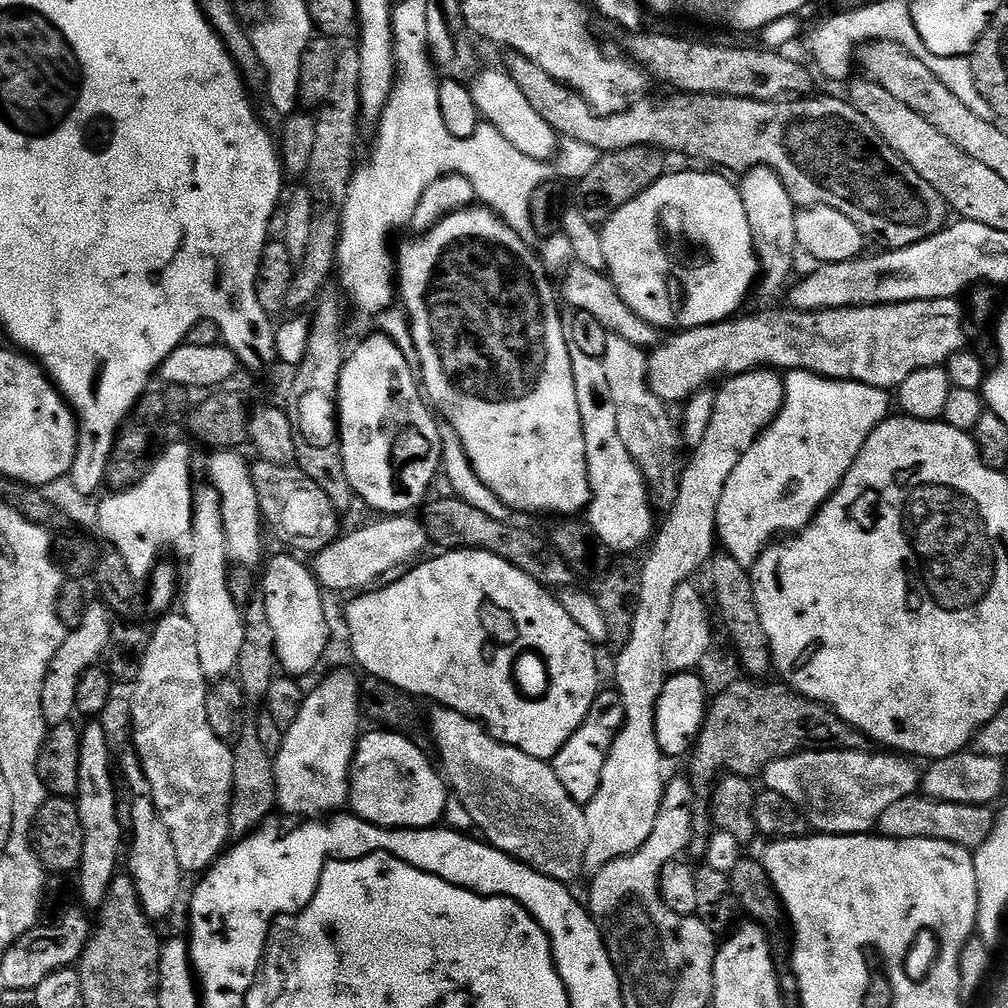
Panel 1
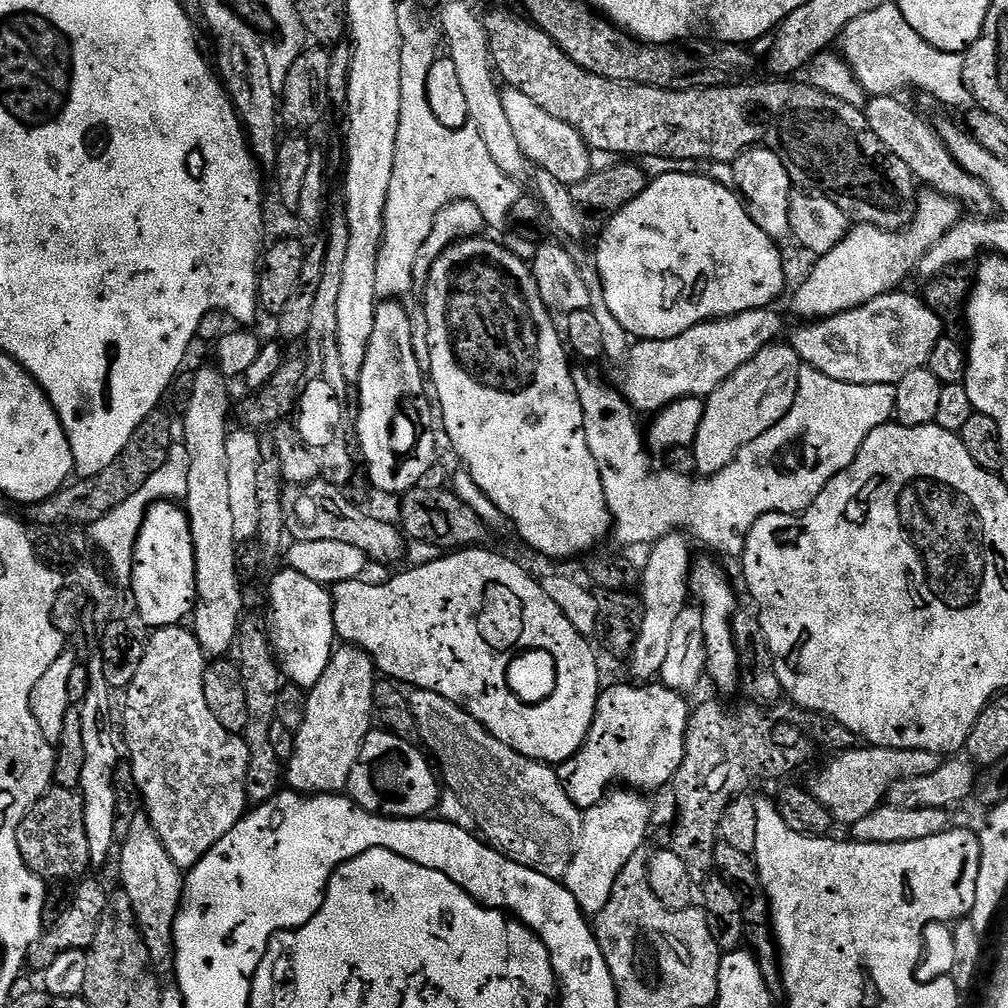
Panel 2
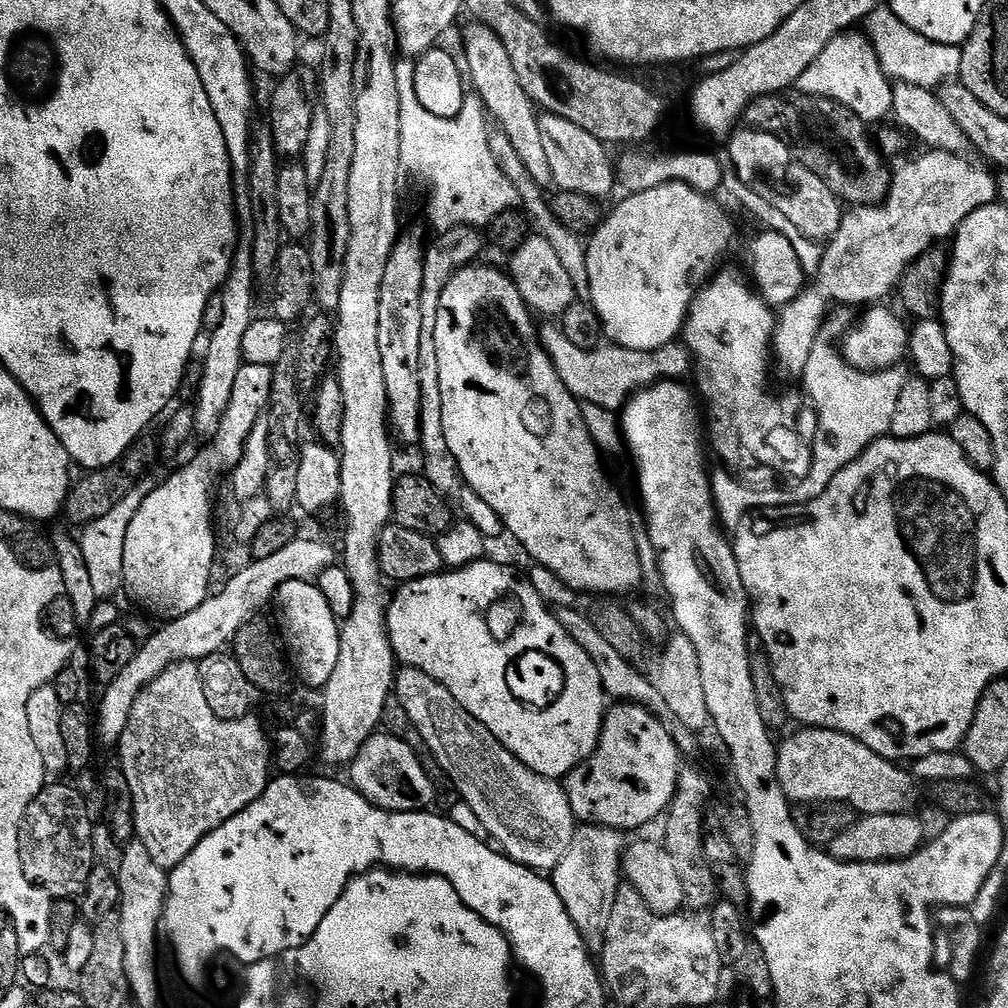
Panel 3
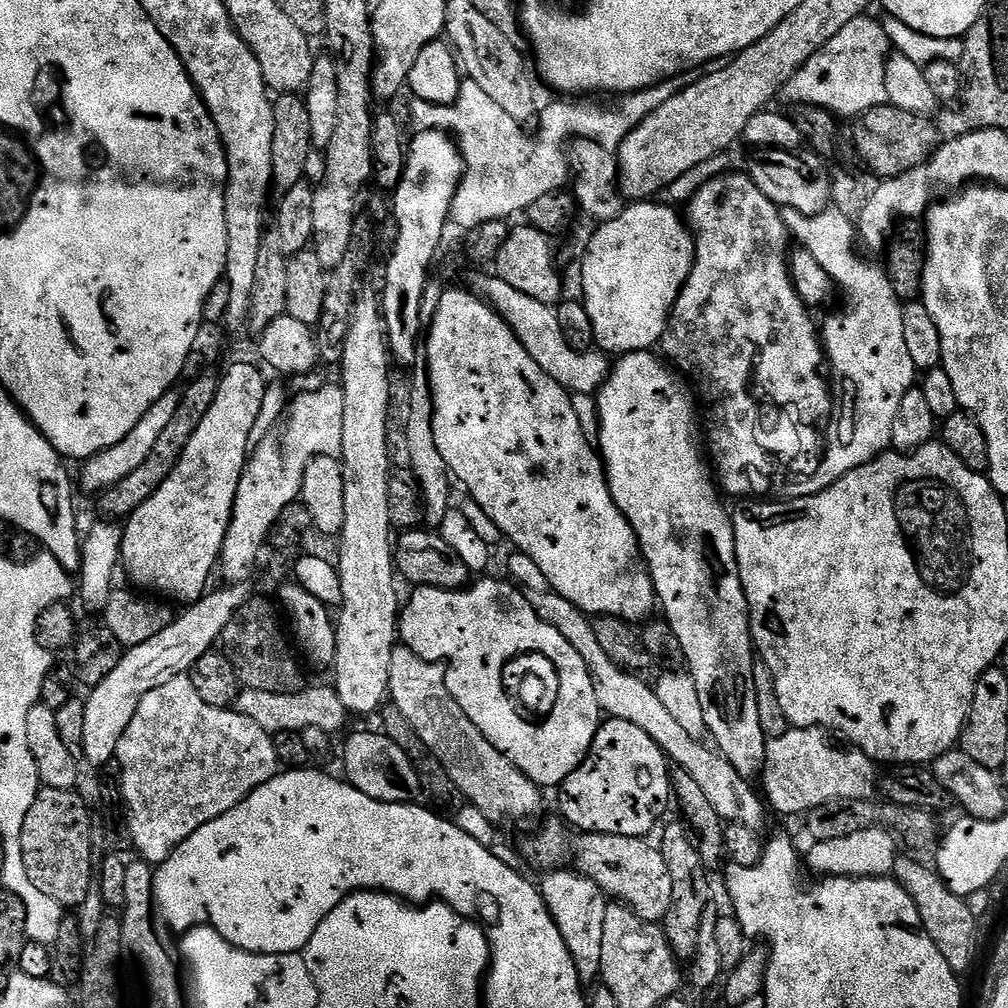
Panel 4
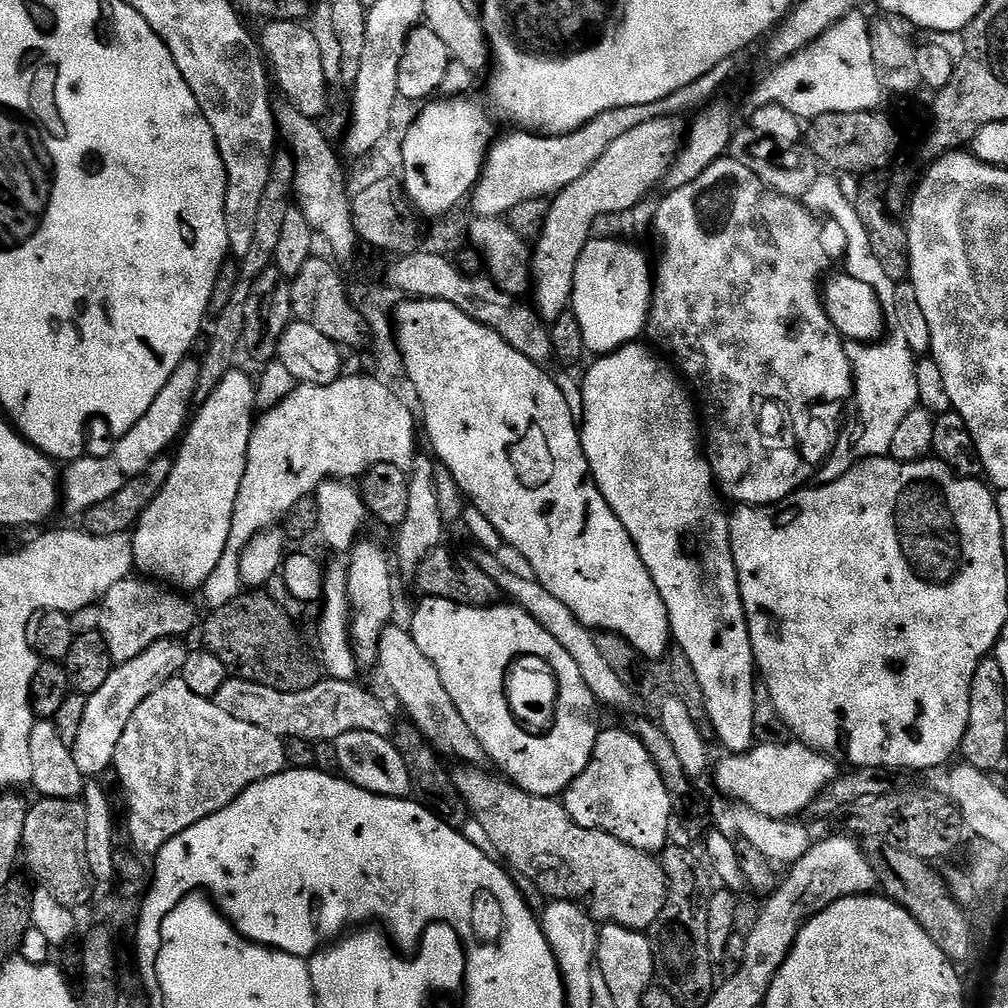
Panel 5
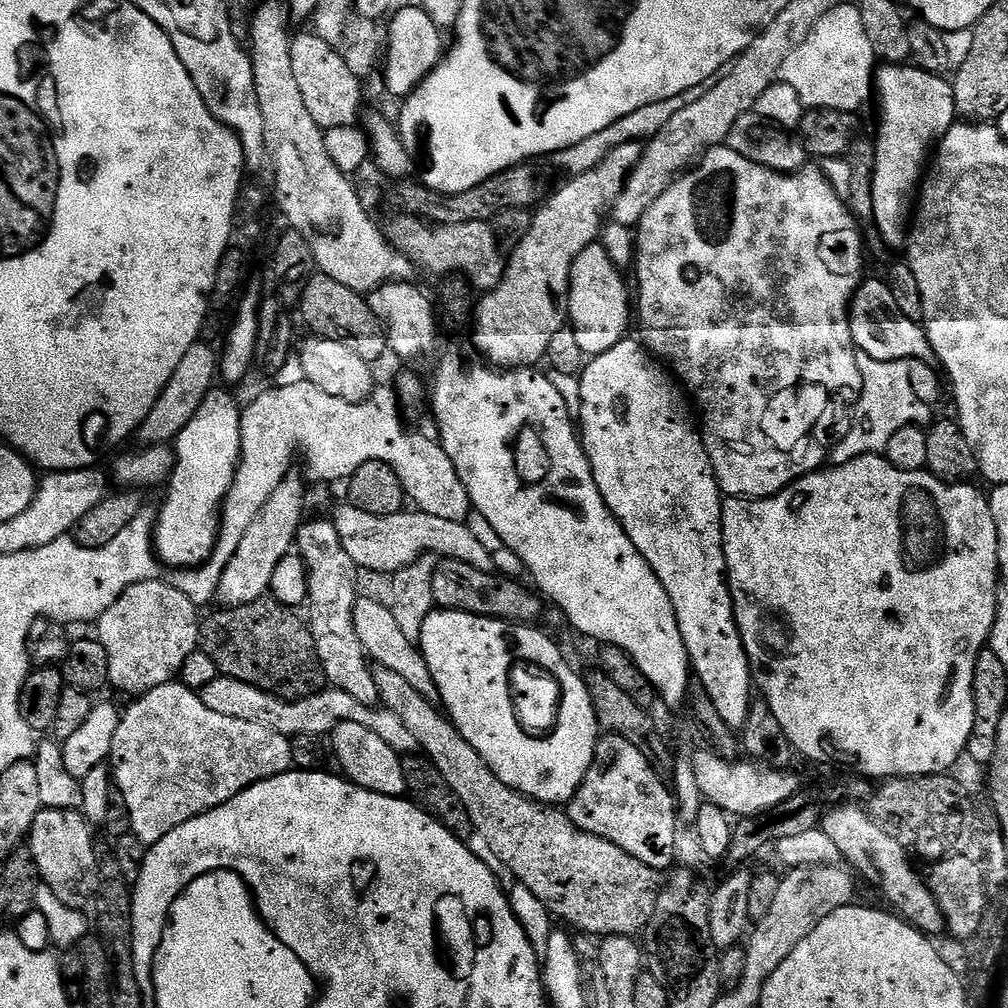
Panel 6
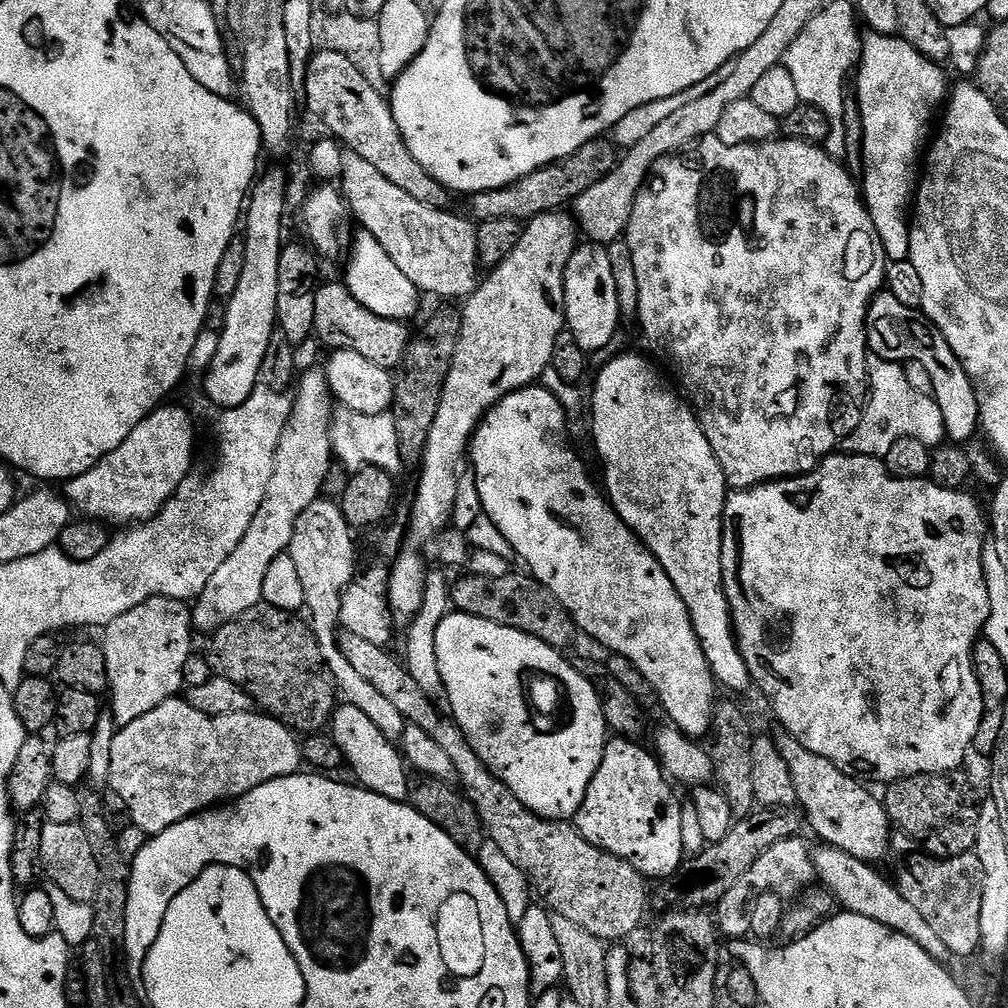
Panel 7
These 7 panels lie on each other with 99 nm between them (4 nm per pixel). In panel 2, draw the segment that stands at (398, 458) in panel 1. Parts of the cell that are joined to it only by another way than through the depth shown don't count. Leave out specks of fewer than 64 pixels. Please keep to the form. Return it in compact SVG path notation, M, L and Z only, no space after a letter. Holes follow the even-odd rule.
M384 298L376 305L374 318L374 334L370 334L370 346L366 350L366 362L362 366L360 383L360 413L354 424L354 440L358 452L364 455L364 464L368 467L368 480L380 492L399 498L411 488L417 487L420 480L432 468L436 460L436 432L432 429L434 408L424 397L426 376L418 366L418 358L414 358L414 346L410 342L410 318L408 308L400 305L396 298Z

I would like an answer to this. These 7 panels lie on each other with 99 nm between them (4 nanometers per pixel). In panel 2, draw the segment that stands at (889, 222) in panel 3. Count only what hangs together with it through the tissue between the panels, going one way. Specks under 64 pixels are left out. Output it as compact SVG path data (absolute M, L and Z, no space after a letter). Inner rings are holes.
M924 190L916 198L914 223L902 232L887 232L869 224L849 227L848 236L815 261L792 300L793 310L808 322L824 320L897 291L908 274L917 269L921 258L961 219L962 205L958 201L940 192ZM791 343L768 344L750 362L742 365L718 390L704 400L702 426L698 426L696 441L690 445L690 453L696 459L696 468L701 477L717 476L718 473L743 452L744 447L754 442L766 430L770 430L790 410L798 394L798 378L802 361Z

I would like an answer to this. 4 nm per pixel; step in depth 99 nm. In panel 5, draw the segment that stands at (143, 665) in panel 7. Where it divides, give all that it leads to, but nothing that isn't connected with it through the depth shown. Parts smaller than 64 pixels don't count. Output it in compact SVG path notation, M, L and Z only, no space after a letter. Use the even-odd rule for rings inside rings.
M140 578L115 583L100 602L98 631L115 665L136 658L158 640L184 638L196 624L196 612L181 593L148 580L136 579Z

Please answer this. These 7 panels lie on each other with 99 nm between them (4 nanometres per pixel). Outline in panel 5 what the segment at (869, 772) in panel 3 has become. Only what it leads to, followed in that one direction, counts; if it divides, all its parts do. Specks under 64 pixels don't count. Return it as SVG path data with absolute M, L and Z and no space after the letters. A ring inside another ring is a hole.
M789 742L784 745L756 744L749 752L725 755L725 760L715 761L716 784L725 797L731 798L737 804L744 804L758 814L769 816L775 820L796 818L810 806L810 802L821 792L831 780L835 780L838 769L831 764L829 757L823 752L815 752L799 742Z

